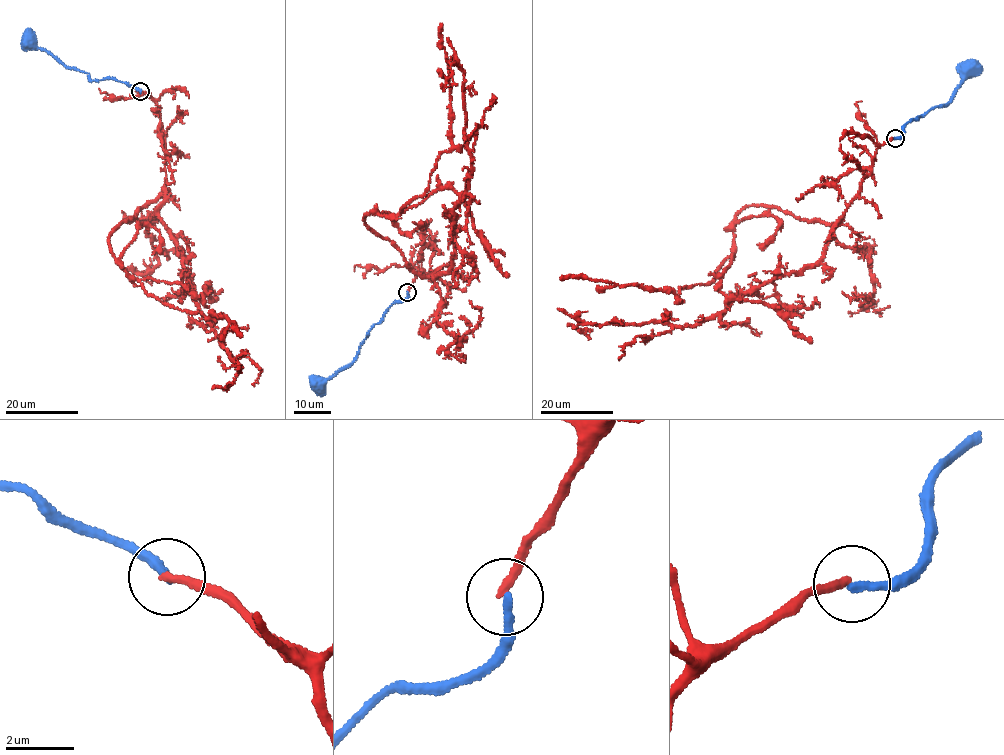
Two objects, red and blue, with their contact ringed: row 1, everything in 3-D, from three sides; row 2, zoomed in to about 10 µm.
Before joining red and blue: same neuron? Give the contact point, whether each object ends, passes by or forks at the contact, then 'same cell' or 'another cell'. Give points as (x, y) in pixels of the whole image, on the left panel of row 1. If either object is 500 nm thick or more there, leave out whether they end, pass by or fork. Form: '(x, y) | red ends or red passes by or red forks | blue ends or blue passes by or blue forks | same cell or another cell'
(140, 91) | red ends | blue ends | another cell

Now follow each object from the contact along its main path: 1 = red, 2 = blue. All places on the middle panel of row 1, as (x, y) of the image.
1: (408, 292), (415, 275), (438, 272), (419, 274), (364, 219), (393, 216), (422, 195), (452, 146), (441, 23)
2: (408, 292), (405, 299), (394, 303), (375, 323), (351, 365), (317, 382), (317, 385)

